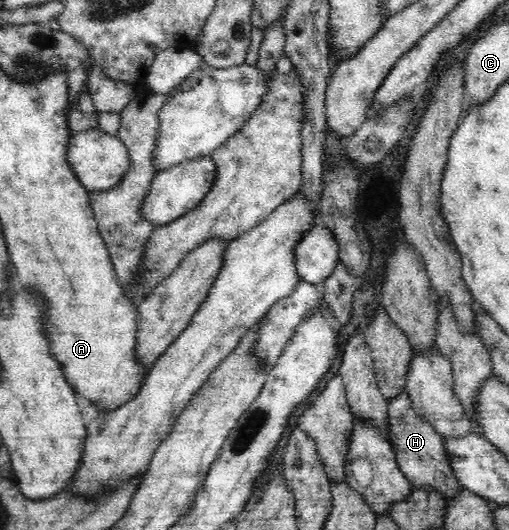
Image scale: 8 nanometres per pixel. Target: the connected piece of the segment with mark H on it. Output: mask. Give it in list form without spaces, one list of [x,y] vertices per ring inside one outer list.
[[[404,389],[397,396],[388,400],[389,436],[387,440],[393,445],[396,461],[412,486],[432,488],[440,492],[444,499],[453,498],[464,488],[453,474],[448,452],[443,444],[442,434],[432,424],[423,420],[413,408],[409,393]]]

